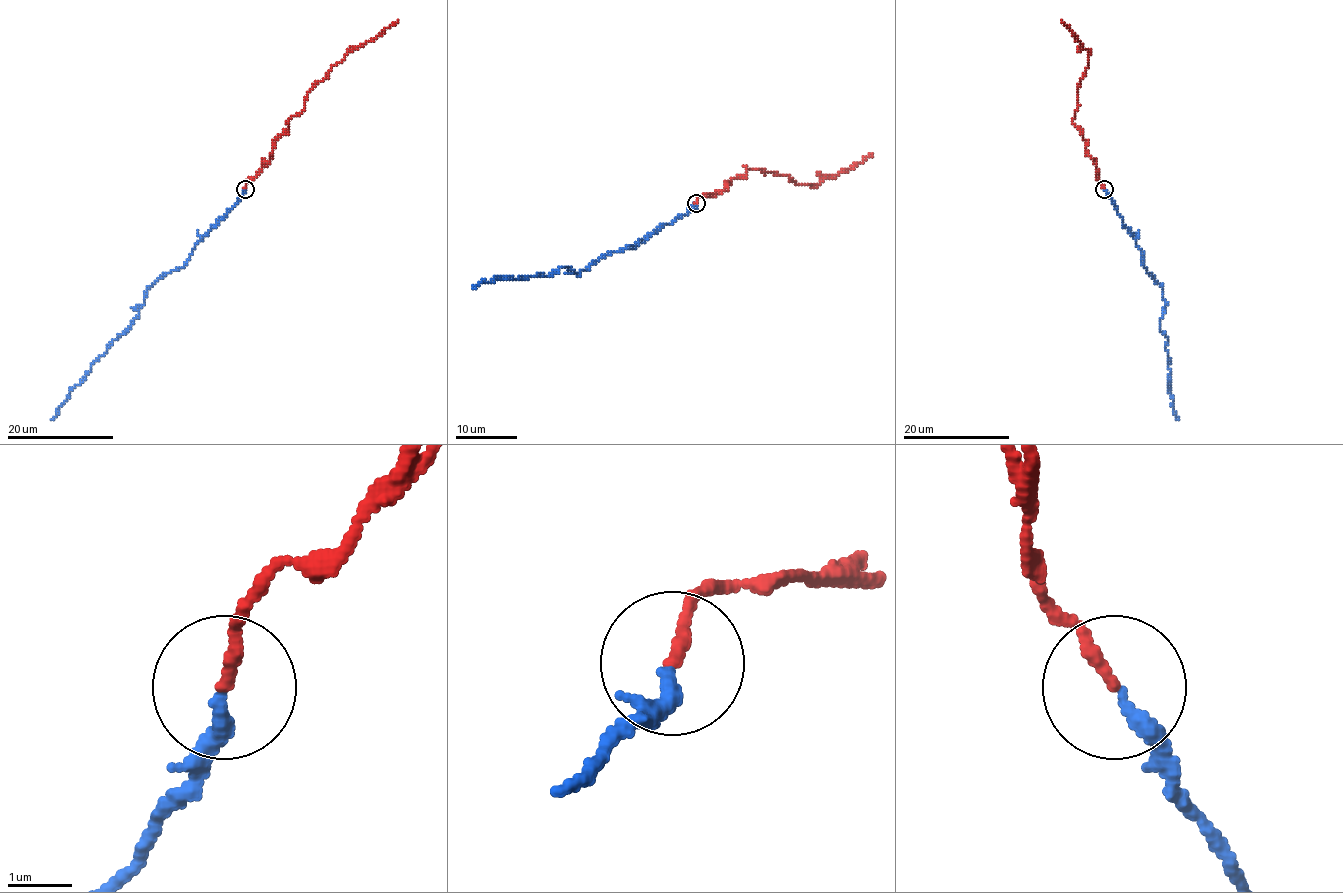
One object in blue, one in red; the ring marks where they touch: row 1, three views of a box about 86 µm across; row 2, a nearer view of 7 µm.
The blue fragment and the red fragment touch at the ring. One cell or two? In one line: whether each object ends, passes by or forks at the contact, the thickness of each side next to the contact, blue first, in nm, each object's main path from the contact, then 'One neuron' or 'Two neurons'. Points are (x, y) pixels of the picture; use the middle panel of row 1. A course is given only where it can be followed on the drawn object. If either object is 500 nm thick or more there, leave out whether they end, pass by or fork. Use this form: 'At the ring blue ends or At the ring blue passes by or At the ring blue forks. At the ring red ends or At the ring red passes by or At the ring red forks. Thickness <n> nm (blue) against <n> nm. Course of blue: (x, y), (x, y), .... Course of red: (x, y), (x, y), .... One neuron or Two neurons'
At the ring blue ends. At the ring red ends. Thickness 240 nm (blue) against 190 nm. Course of blue: (696, 203), (641, 239), (636, 246), (602, 255), (576, 274), (559, 268), (547, 275), (495, 278), (472, 288). Course of red: (696, 203), (699, 196), (725, 189), (745, 173), (745, 165), (816, 185), (851, 169), (871, 153). One neuron

